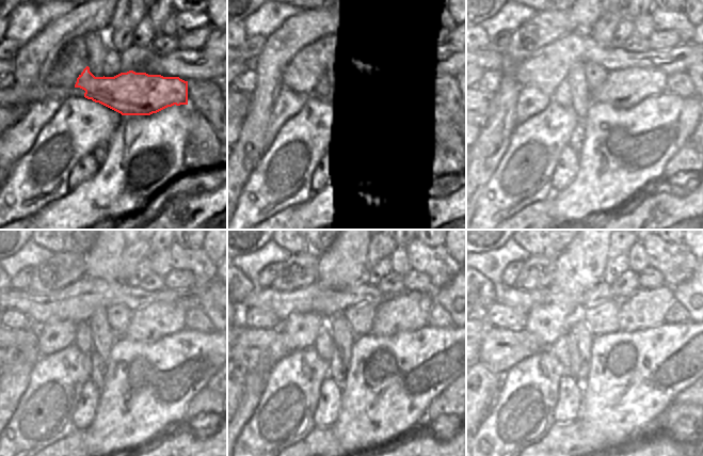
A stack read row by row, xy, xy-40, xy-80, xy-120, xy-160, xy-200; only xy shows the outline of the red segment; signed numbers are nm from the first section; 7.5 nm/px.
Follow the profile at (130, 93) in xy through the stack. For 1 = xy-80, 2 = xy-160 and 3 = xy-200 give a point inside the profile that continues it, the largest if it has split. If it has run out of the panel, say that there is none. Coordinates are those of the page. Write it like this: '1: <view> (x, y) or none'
1: xy-80 (624, 89)
2: xy-160 (408, 311)
3: xy-200 (645, 309)

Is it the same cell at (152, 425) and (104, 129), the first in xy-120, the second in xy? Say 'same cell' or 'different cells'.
different cells

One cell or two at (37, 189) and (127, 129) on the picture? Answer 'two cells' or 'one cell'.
two cells

